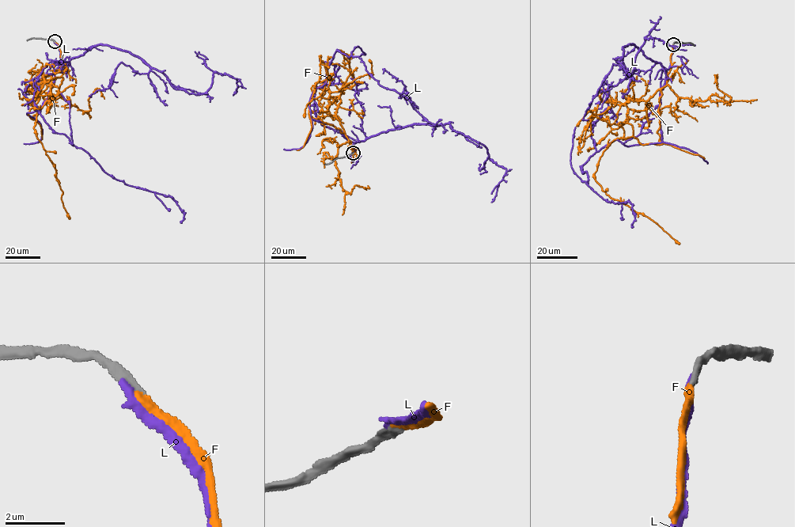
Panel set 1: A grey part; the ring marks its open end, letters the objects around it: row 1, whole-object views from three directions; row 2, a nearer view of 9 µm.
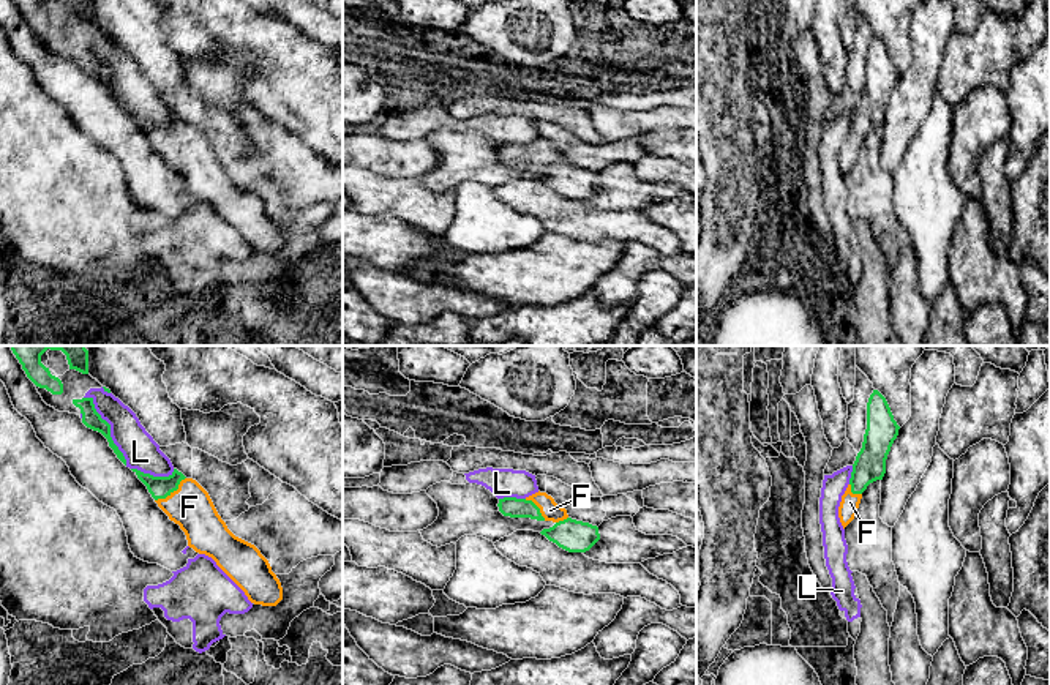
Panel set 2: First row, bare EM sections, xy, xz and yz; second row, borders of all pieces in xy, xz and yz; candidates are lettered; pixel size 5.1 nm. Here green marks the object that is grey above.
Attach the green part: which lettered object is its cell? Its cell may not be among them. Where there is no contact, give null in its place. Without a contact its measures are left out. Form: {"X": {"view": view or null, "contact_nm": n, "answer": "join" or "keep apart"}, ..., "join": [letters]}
{"F": {"view": "xy", "contact_nm": 200, "answer": "join"}, "L": {"view": "xy", "contact_nm": 420, "answer": "keep apart"}, "join": ["F"]}

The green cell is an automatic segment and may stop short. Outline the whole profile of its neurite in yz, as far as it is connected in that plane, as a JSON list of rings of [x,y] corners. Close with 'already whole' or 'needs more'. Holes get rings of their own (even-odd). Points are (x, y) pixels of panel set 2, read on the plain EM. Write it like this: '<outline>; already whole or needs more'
[[[873,36],[867,49],[867,76],[862,95],[856,103],[849,131],[838,153],[843,175],[854,166],[867,133],[876,126],[883,126],[886,106],[898,82],[898,76],[900,73],[894,66],[886,44],[878,36]]]; needs more

